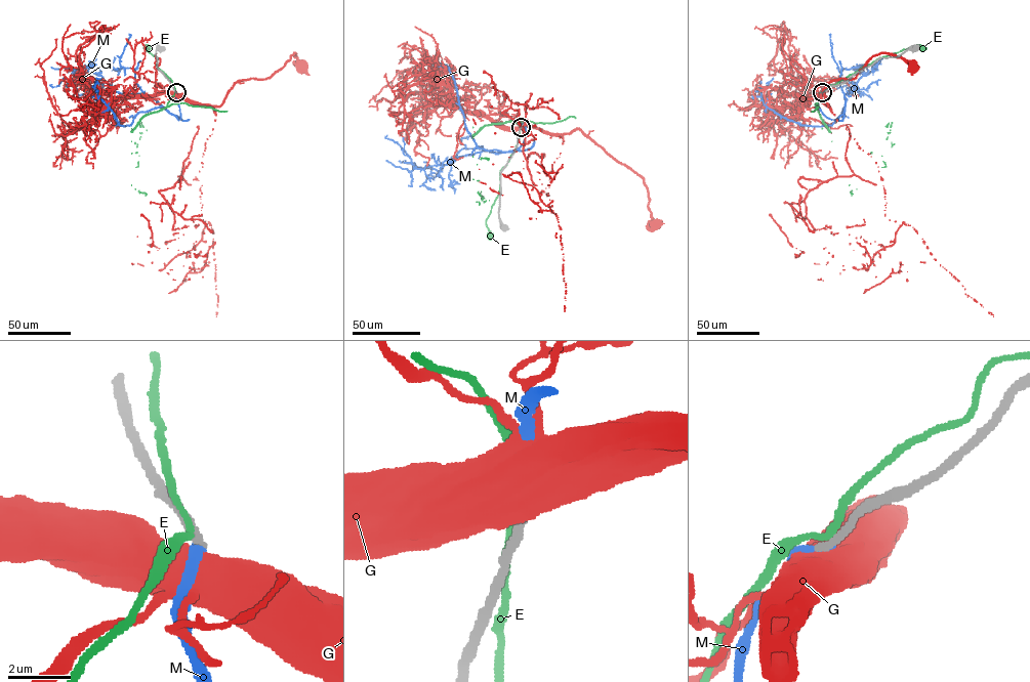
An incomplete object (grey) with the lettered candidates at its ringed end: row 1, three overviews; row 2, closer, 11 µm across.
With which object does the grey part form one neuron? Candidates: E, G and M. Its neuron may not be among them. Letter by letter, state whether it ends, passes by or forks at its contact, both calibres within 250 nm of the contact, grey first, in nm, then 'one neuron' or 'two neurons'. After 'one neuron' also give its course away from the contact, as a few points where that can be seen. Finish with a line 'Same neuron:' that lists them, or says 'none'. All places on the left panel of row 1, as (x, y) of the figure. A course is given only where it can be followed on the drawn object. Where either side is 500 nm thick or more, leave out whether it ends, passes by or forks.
E: it passes by; calibres 340 and 190 nm; two neurons
G: calibres 260 and 800 nm; two neurons
M: it ends; calibres 280 and 220 nm; one neuron; course (176, 93), (179, 119), (158, 107), (139, 112), (125, 126), (97, 96), (93, 86), (100, 79)
Same neuron: M

